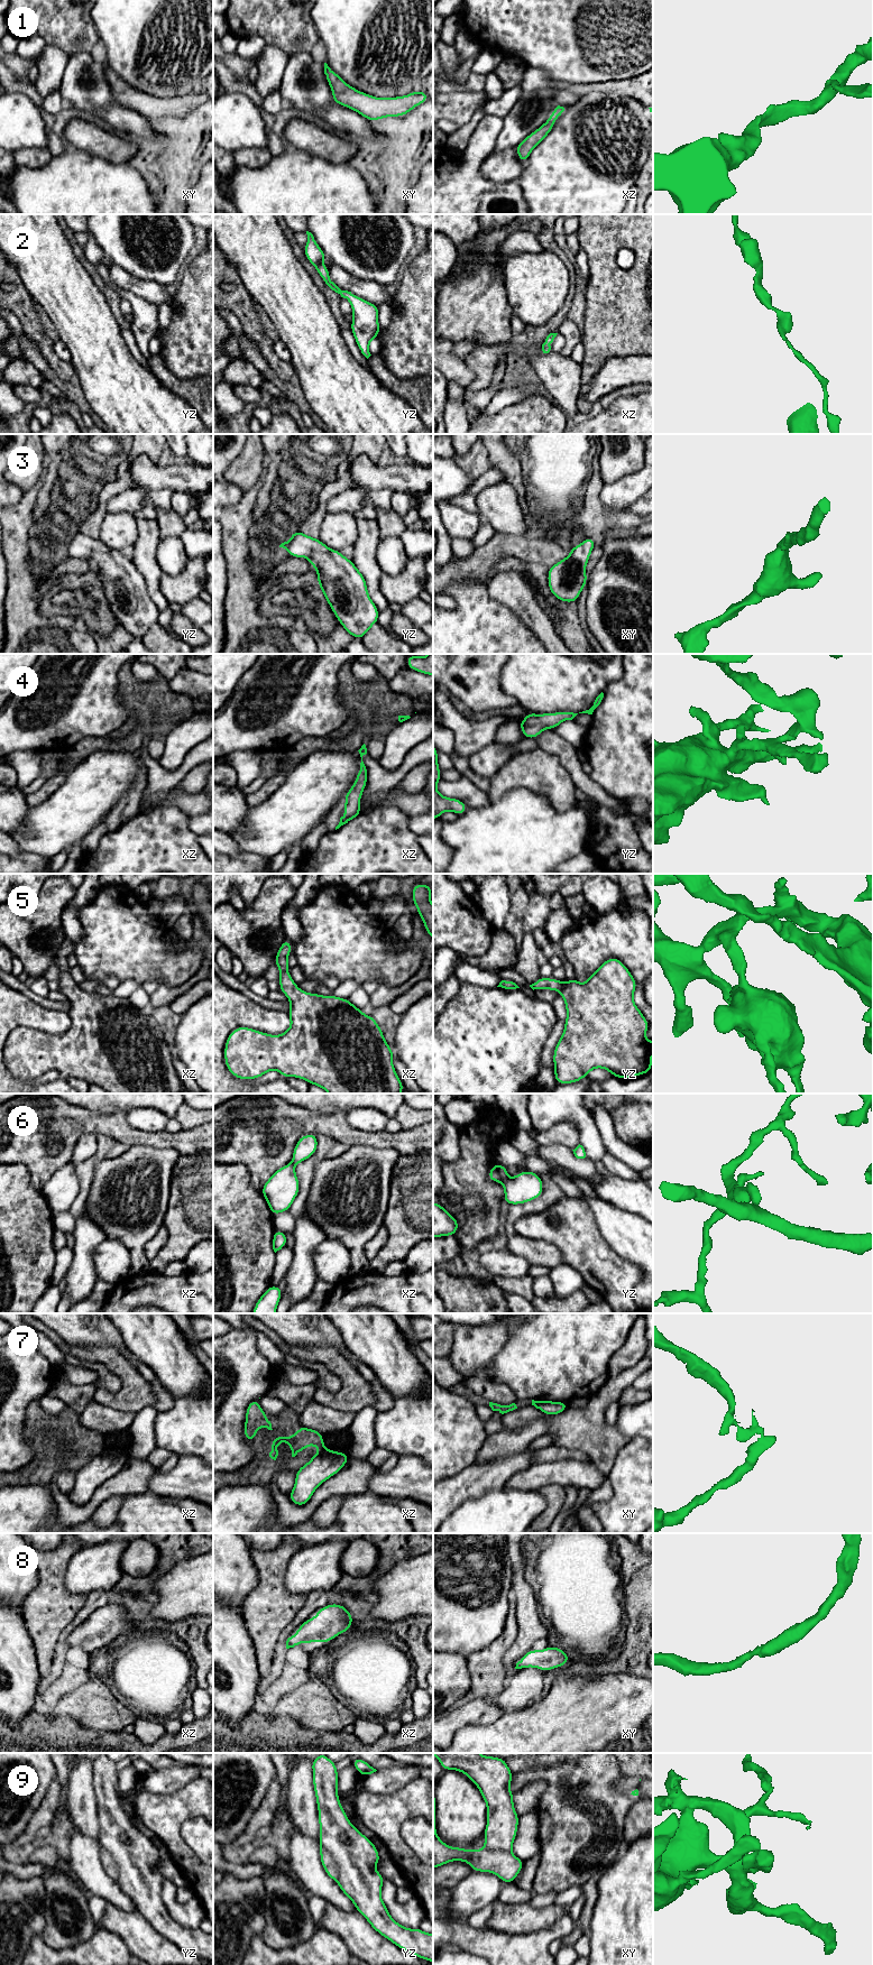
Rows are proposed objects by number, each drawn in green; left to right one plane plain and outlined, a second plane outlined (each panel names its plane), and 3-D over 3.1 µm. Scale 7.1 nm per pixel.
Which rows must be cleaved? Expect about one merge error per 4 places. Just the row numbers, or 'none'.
6, 7

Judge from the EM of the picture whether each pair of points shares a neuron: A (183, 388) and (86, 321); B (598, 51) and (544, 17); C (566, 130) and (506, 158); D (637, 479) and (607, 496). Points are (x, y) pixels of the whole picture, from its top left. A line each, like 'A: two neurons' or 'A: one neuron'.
A: two neurons
B: one neuron
C: two neurons
D: one neuron

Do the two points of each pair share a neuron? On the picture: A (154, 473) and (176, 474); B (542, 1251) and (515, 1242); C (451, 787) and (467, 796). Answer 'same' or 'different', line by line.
A: same
B: same
C: same

